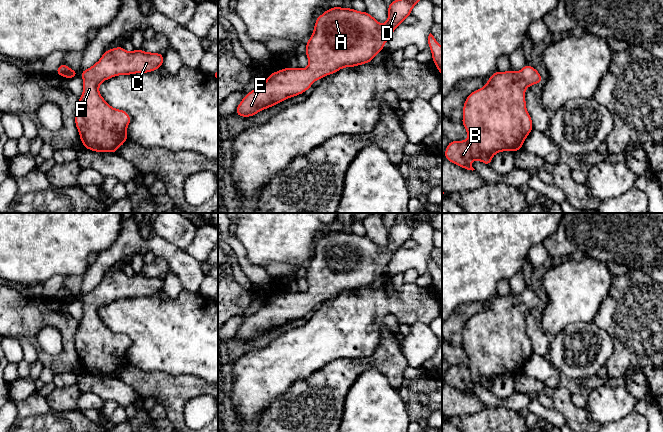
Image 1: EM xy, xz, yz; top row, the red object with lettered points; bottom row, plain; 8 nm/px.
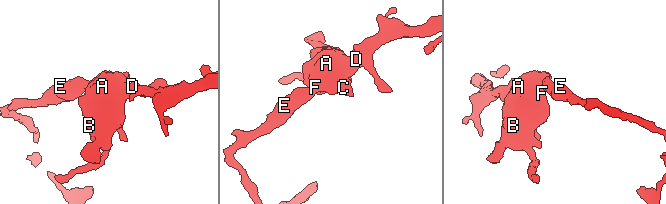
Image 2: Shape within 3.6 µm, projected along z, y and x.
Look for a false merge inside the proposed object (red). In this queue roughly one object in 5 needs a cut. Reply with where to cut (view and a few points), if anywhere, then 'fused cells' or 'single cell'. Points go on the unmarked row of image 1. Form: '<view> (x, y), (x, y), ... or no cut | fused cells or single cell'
no cut | single cell

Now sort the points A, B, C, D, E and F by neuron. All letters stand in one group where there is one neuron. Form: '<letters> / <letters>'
A B C D E F

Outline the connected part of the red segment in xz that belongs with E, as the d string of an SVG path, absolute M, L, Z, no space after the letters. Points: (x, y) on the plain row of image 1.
M404 213L405 222L395 223L388 229L388 243L380 248L366 235L359 236L353 232L332 231L318 240L313 258L306 266L306 280L309 288L305 293L284 292L270 297L267 304L258 312L245 319L236 332L235 338L241 341L251 341L258 336L275 330L284 324L303 318L312 308L323 301L334 298L345 291L356 291L370 287L383 274L385 267L393 258L395 252L411 239L413 231L424 223L428 213Z

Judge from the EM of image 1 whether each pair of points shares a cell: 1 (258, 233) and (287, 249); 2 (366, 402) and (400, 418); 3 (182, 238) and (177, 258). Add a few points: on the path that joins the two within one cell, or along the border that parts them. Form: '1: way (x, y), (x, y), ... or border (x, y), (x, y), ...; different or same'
1: way (265, 233), (271, 233), (280, 242); same
2: way (374, 410), (382, 418), (392, 418); same
3: border (159, 236), (184, 251); different

